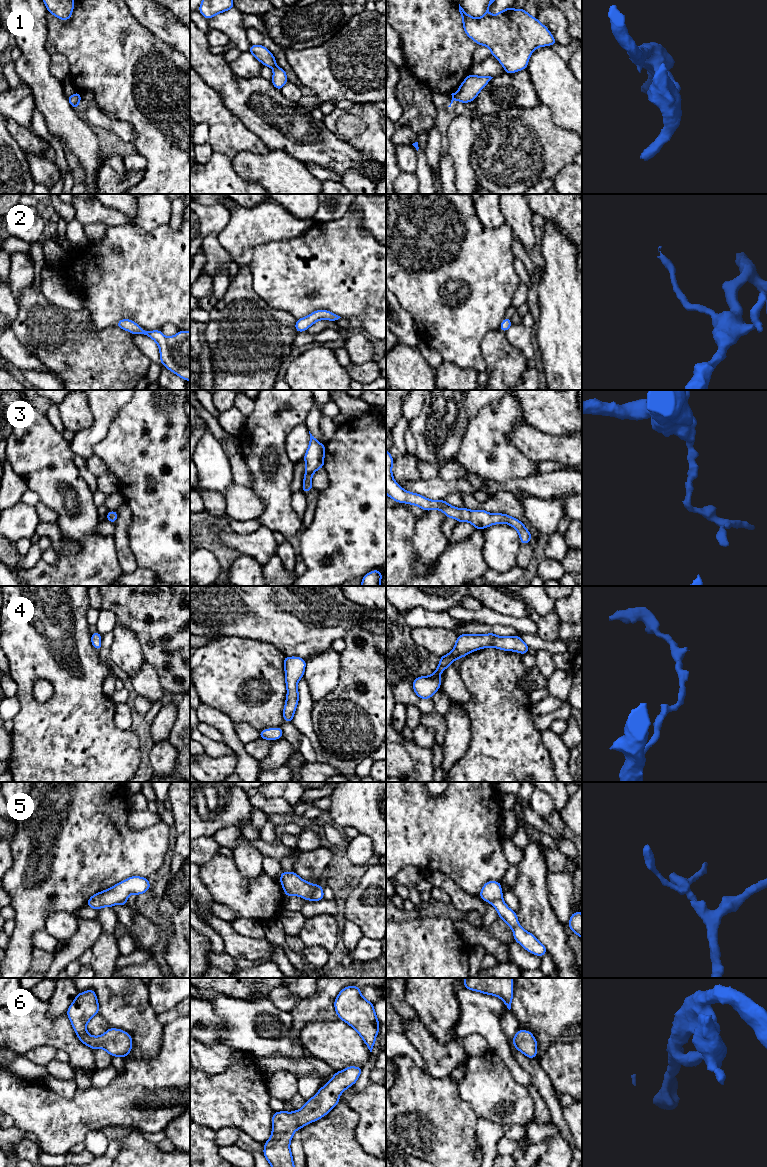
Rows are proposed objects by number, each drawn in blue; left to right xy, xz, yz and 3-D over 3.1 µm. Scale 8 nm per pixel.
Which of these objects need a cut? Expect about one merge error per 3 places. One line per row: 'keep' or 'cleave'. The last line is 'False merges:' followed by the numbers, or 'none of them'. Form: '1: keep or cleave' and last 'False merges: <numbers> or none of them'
1: cleave
2: keep
3: keep
4: keep
5: cleave
6: keep
False merges: 1, 5

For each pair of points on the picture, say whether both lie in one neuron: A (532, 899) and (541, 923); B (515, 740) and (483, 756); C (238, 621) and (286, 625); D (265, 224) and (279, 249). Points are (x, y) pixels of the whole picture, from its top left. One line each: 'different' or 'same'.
A: same
B: same
C: same
D: different

